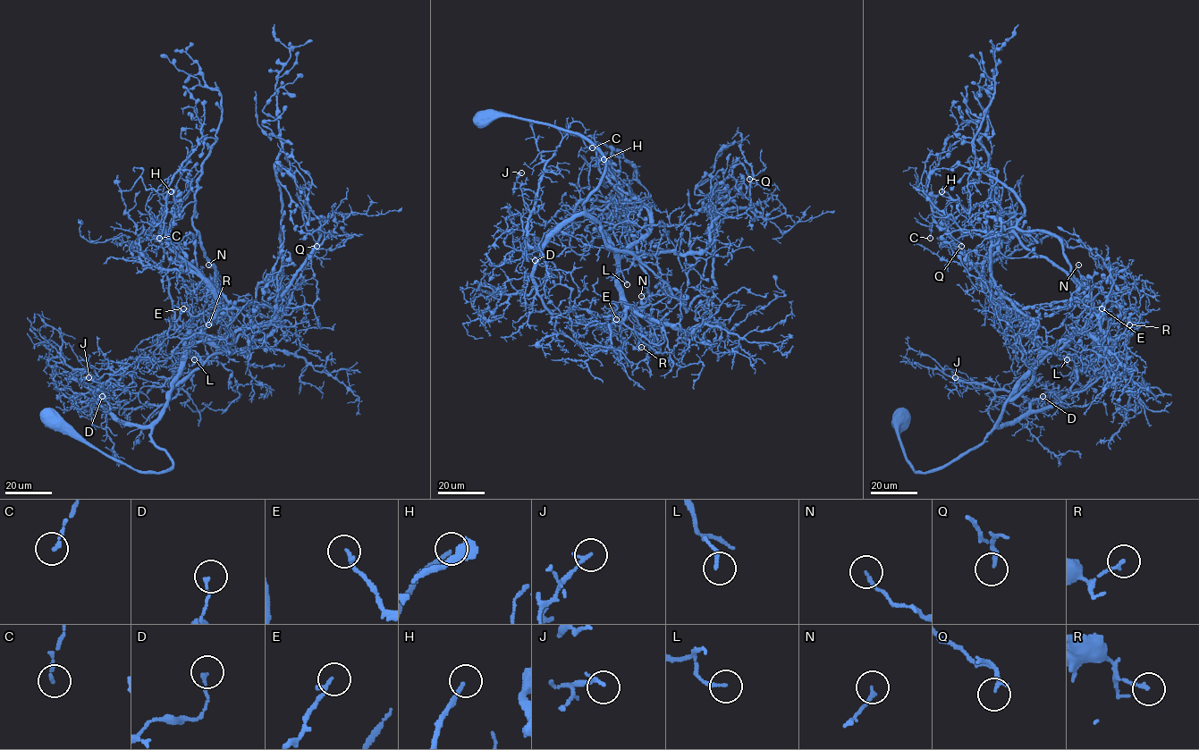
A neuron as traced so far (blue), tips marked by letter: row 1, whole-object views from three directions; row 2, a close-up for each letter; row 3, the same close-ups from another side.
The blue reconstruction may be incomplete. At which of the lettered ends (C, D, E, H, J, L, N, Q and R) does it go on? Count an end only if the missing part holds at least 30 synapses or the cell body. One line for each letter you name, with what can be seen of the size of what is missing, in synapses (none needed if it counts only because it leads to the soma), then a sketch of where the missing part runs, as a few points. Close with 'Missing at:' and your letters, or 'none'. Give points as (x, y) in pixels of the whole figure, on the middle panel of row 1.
H: 50 synapses; course (603, 159), (607, 166), (598, 167), (598, 172), (605, 165)
Missing at: H

